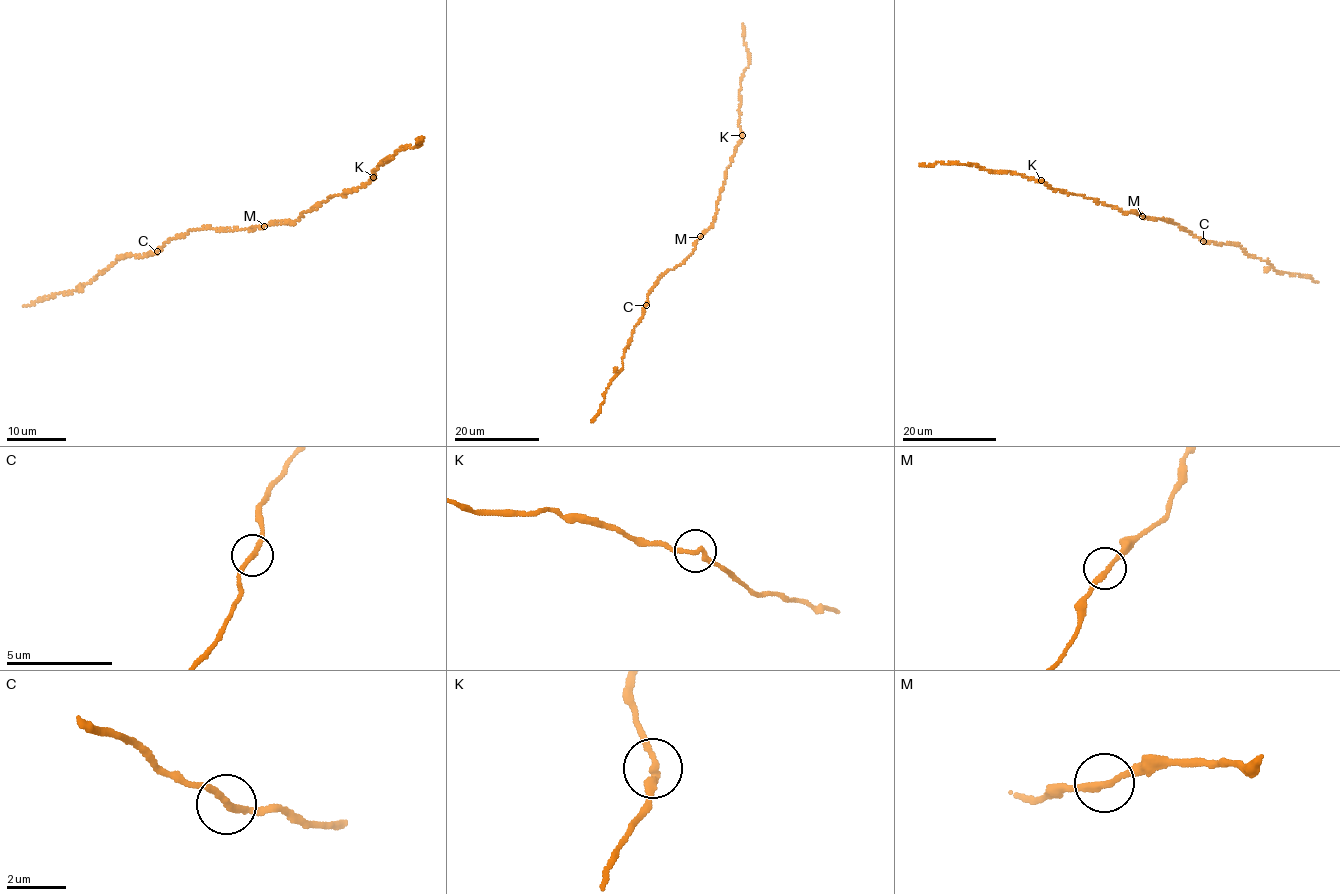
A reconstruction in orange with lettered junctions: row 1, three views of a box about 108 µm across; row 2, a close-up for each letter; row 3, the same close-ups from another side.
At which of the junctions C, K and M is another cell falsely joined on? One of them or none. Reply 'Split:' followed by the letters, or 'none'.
Split: none

